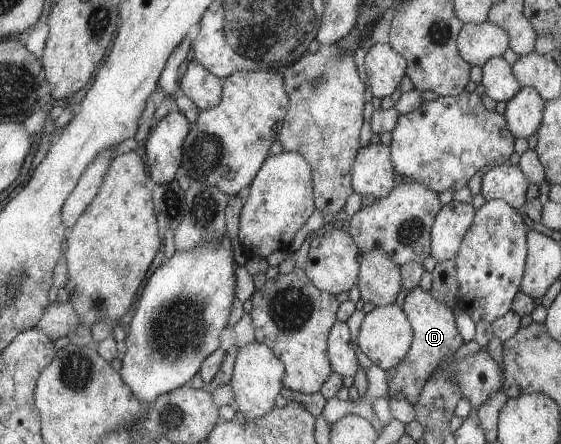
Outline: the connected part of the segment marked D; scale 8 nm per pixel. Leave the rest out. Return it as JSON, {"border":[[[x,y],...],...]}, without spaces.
{"border":[[[421,287],[413,288],[406,296],[402,310],[410,322],[414,336],[408,354],[394,369],[386,370],[388,398],[398,396],[397,394],[400,393],[410,404],[416,406],[434,368],[437,368],[440,360],[454,354],[462,346],[462,336],[454,324],[452,310],[446,304],[434,300],[430,291],[422,290]]]}

